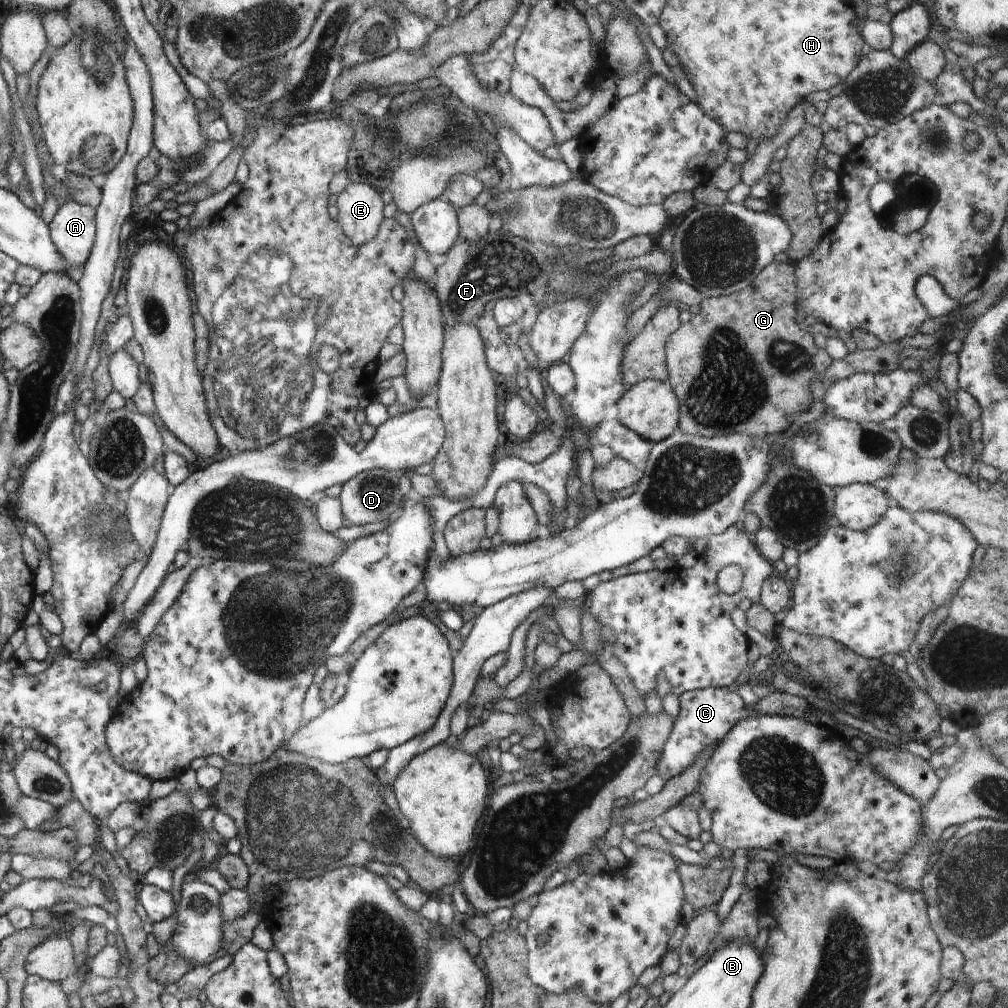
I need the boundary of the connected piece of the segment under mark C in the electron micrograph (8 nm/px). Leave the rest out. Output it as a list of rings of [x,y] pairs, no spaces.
[[[714,687],[691,690],[679,696],[680,710],[673,722],[672,732],[664,743],[657,762],[657,773],[664,782],[682,774],[696,757],[702,755],[707,747],[718,745],[730,732],[738,719],[743,717],[745,701],[738,691],[729,687]]]

